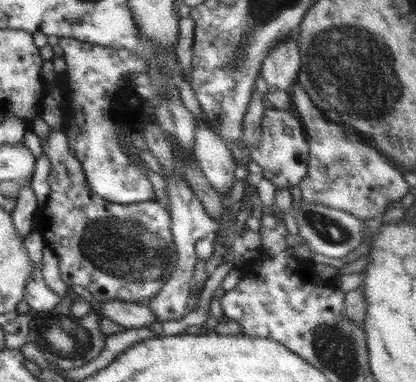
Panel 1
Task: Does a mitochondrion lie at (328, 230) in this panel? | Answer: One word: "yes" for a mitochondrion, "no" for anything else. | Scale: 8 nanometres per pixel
yes

